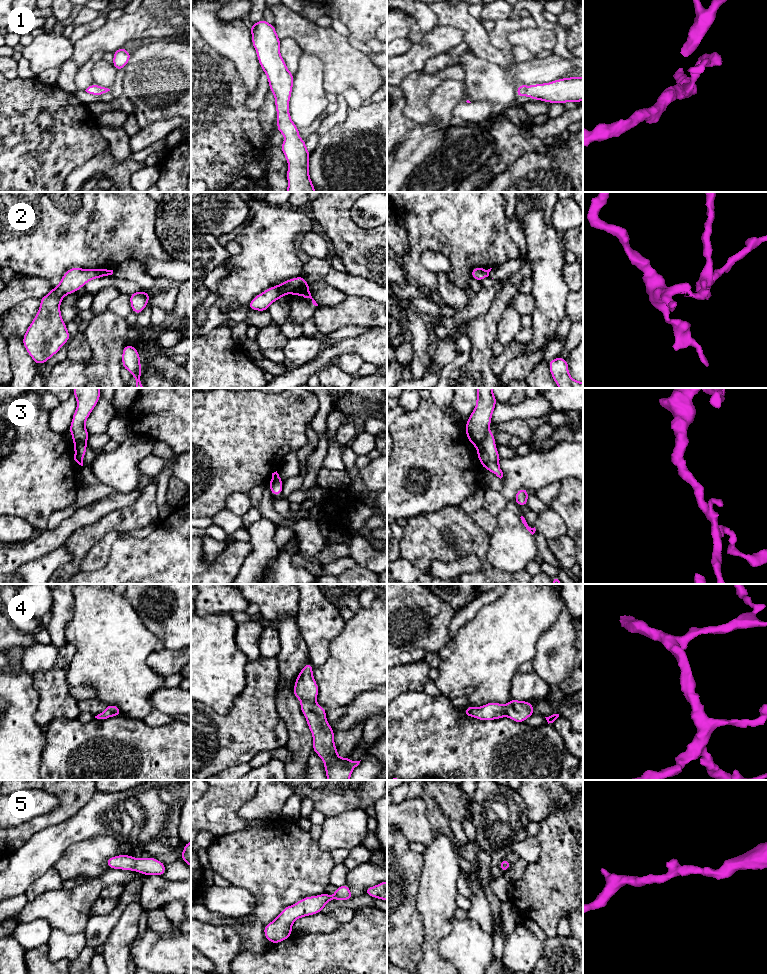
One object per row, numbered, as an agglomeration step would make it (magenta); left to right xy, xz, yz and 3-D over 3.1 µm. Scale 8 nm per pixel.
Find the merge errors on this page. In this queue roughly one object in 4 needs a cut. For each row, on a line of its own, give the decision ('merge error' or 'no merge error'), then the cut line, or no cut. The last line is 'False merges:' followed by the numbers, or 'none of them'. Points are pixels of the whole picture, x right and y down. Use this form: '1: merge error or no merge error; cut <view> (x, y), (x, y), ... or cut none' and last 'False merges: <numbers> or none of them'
1: no merge error; cut none
2: merge error; cut xz (307, 290), (294, 294)
3: merge error; cut yz (489, 429), (485, 437), (476, 446)
4: no merge error; cut none
5: no merge error; cut none
False merges: 2, 3

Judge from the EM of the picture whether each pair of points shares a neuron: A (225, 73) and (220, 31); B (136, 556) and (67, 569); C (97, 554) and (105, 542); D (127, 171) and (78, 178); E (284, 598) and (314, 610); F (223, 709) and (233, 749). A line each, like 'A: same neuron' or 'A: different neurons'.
A: different neurons
B: different neurons
C: same neuron
D: same neuron
E: different neurons
F: different neurons

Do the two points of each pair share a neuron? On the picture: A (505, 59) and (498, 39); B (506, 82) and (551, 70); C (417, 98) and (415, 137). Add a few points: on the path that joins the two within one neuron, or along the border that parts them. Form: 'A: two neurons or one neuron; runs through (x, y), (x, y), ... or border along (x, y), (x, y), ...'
A: two neurons; border along (488, 33), (492, 44), (503, 50), (510, 51)
B: one neuron; runs through (517, 74), (540, 70)
C: two neurons; border along (430, 116), (426, 121), (415, 124)

